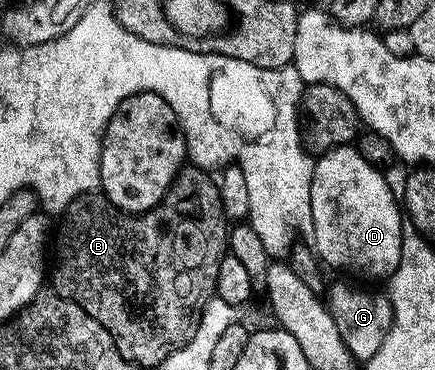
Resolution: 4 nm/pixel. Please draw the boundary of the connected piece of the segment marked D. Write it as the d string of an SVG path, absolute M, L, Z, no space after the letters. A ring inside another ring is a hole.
M357 145L333 146L315 161L311 184L312 222L315 240L312 243L319 259L338 270L351 270L366 278L389 279L396 272L402 255L404 214L399 199L394 198L383 171L362 155Z

